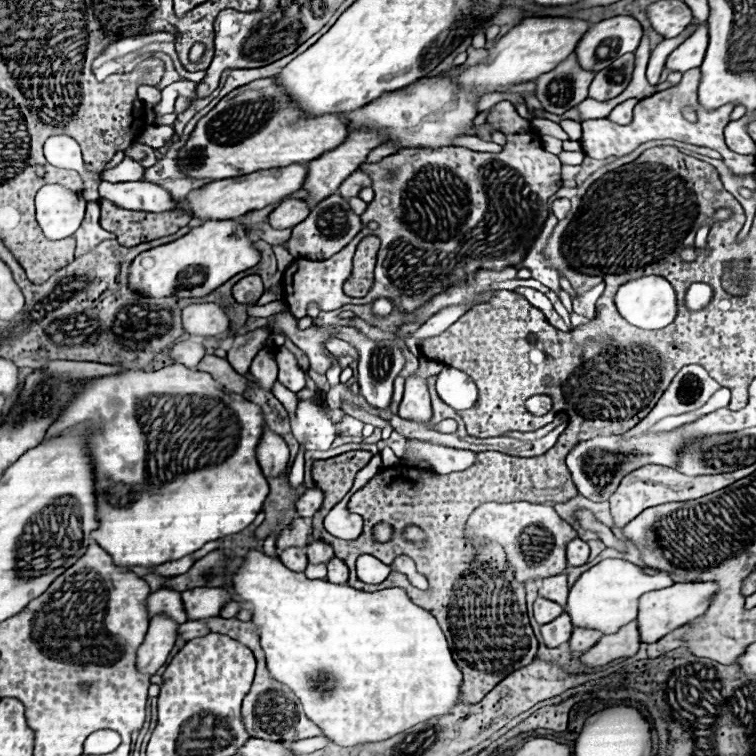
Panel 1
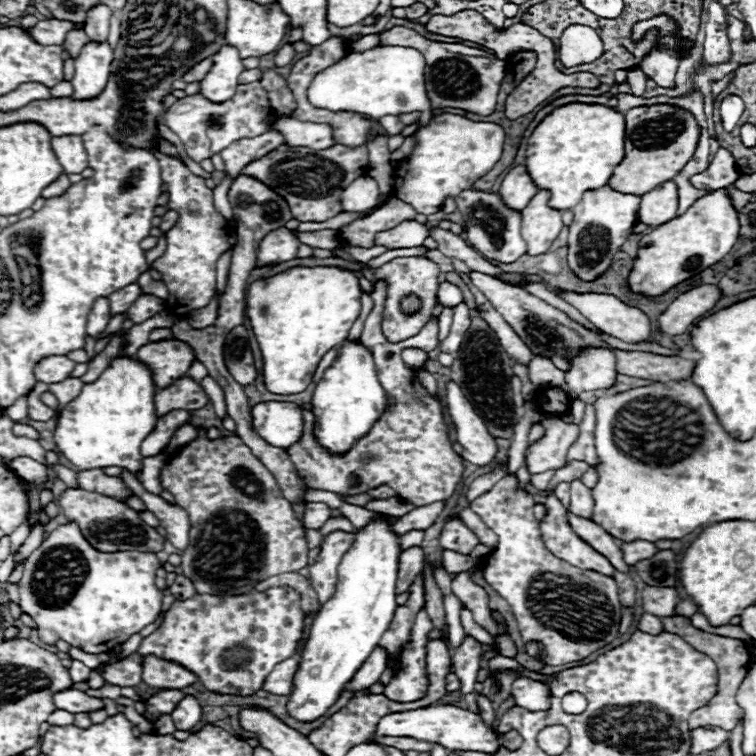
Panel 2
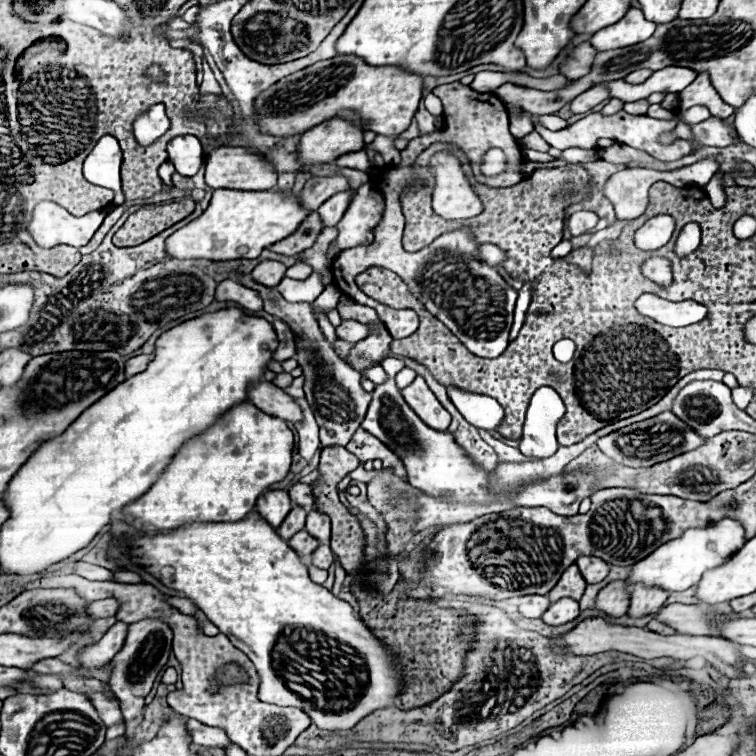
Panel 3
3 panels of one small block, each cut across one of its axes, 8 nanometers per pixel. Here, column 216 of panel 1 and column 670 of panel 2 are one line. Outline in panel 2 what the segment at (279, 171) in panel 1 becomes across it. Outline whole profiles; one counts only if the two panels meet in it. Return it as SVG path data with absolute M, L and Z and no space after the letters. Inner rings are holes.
M676 182L660 184L652 192L646 192L640 202L640 222L648 226L660 226L676 218L678 210L678 190Z

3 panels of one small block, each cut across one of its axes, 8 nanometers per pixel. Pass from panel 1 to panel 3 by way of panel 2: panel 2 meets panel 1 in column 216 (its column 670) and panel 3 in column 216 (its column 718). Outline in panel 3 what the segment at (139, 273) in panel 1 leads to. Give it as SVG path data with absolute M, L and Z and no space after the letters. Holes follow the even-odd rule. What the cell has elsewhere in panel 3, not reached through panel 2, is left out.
M220 188L220 190L214 190L210 206L206 208L206 212L200 218L196 218L188 226L180 228L178 232L174 232L166 240L168 254L174 256L174 258L180 258L180 260L184 260L184 258L210 258L210 260L258 258L260 252L264 248L268 248L268 244L284 240L292 232L296 232L296 228L300 228L300 224L310 214L312 212L308 212L300 204L300 196L292 194L292 192L280 192L280 190L268 190L268 192L232 192L232 188Z

